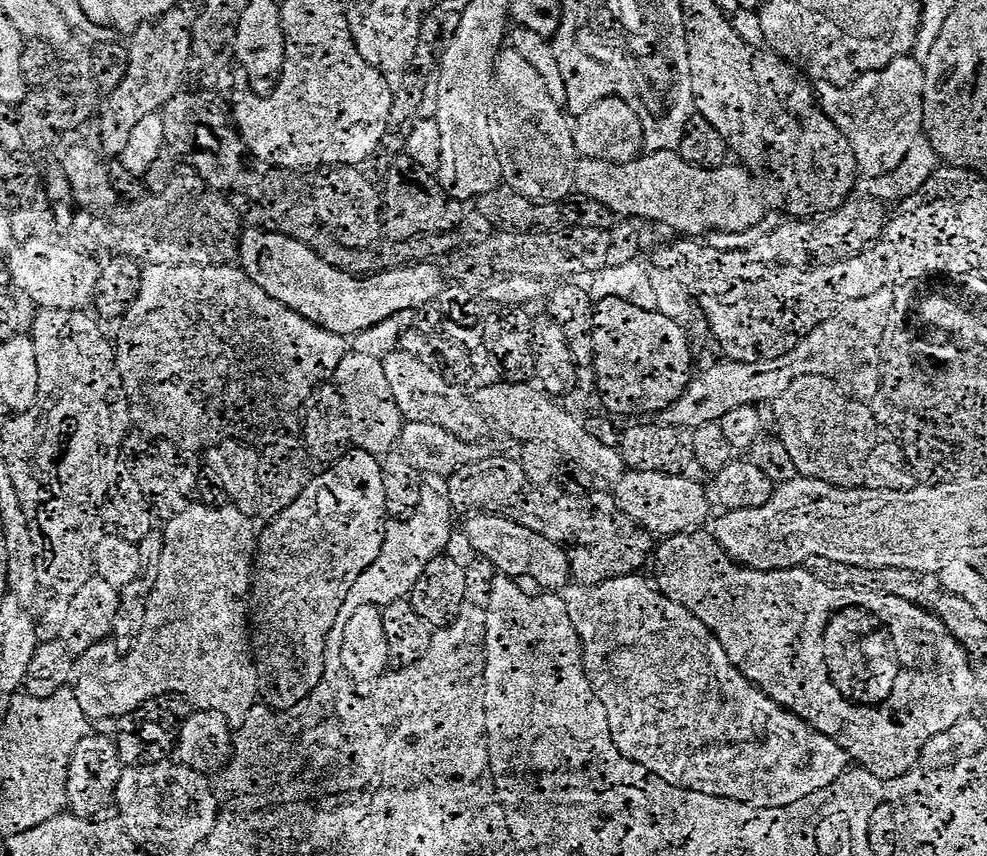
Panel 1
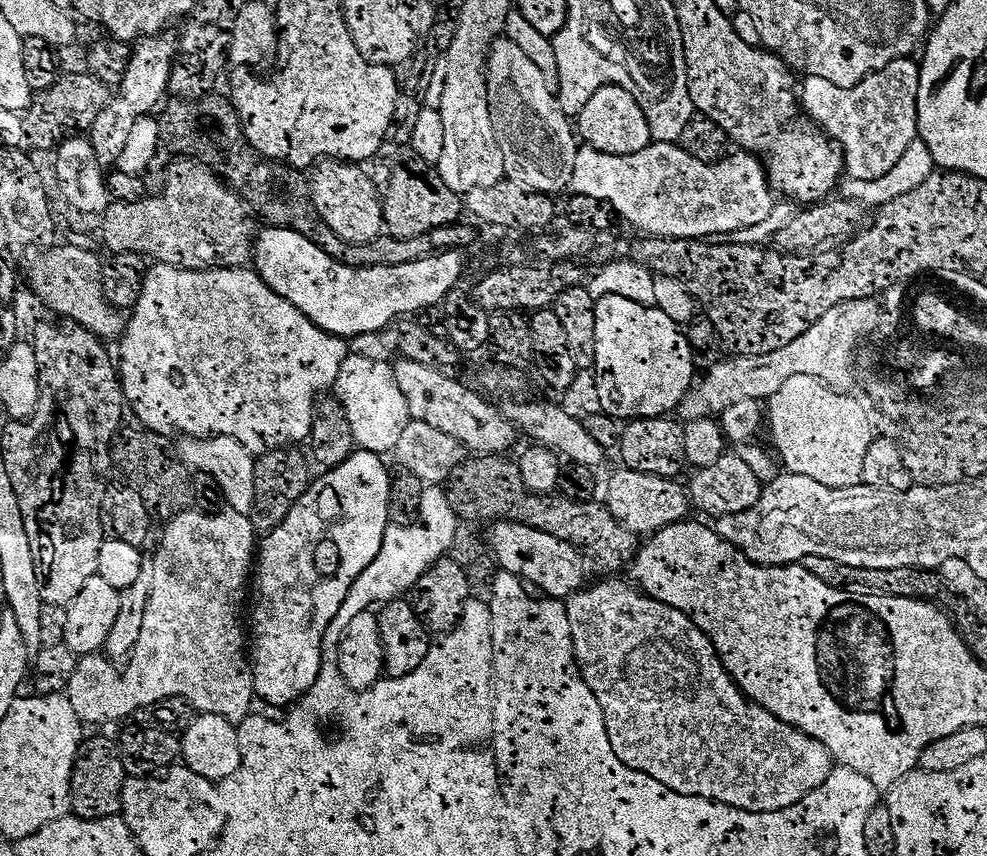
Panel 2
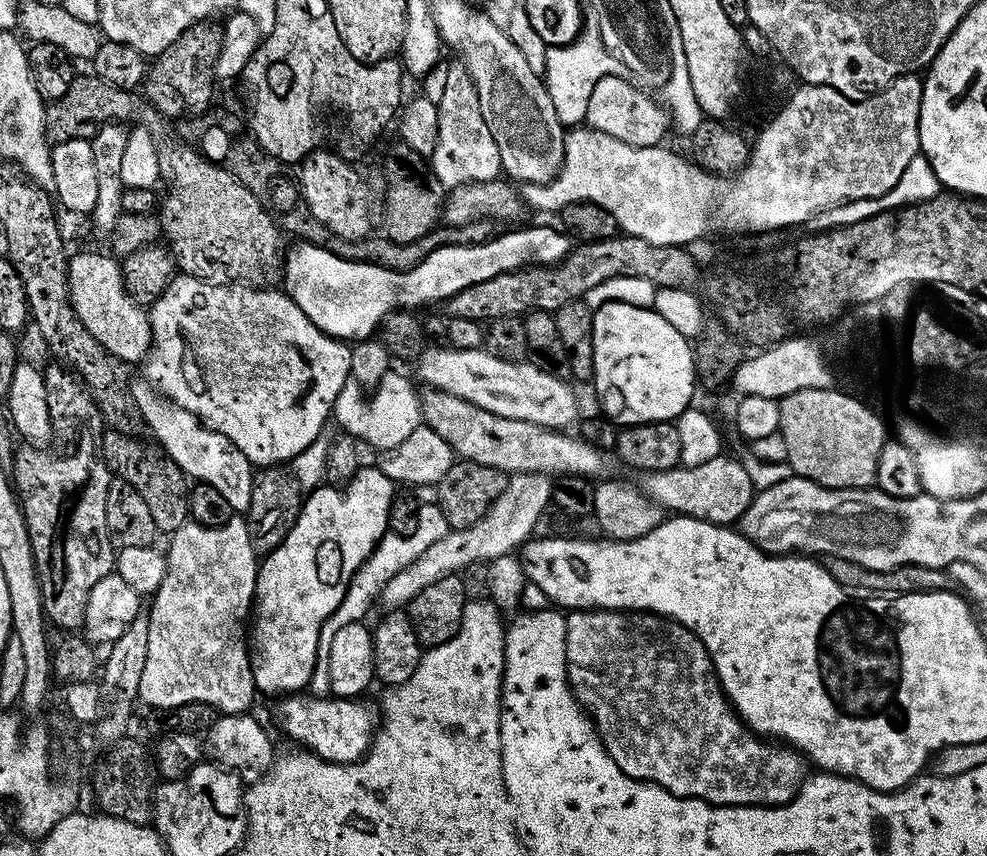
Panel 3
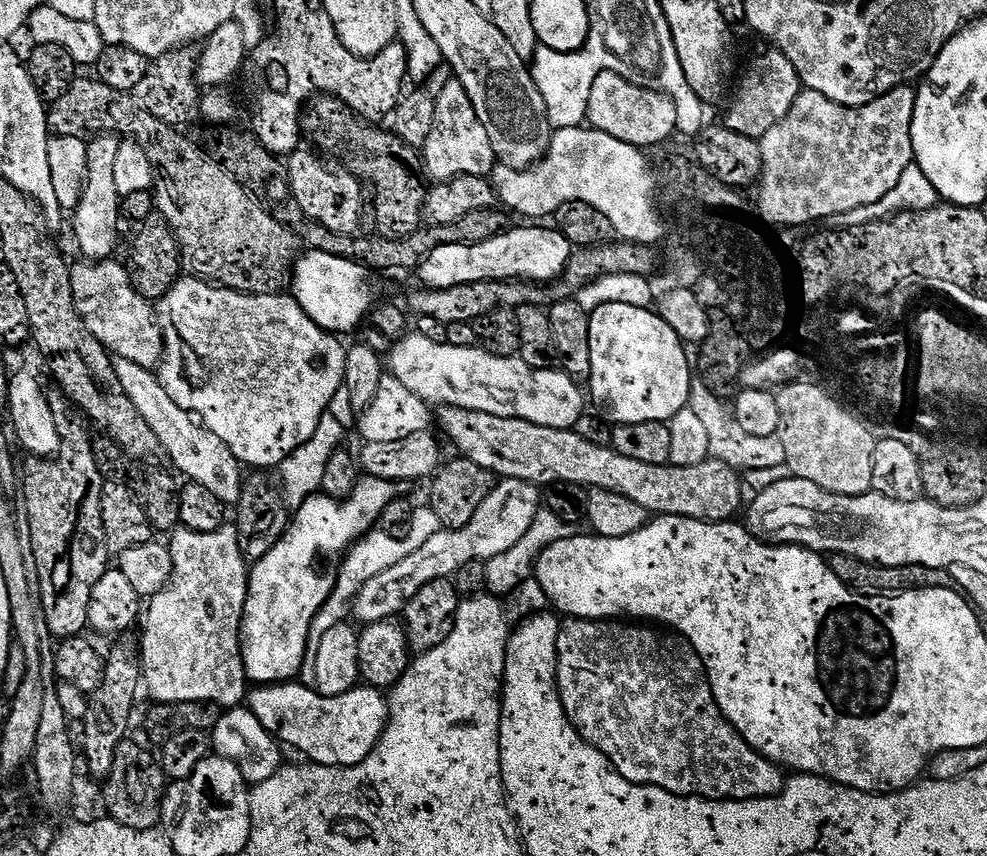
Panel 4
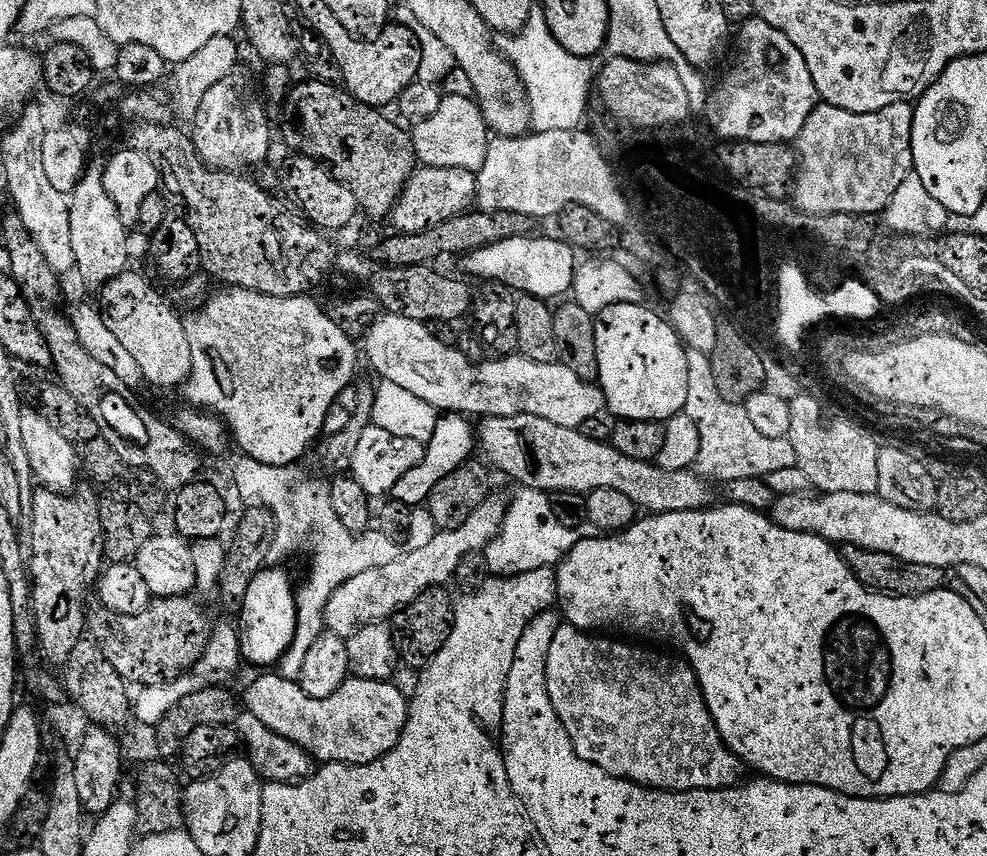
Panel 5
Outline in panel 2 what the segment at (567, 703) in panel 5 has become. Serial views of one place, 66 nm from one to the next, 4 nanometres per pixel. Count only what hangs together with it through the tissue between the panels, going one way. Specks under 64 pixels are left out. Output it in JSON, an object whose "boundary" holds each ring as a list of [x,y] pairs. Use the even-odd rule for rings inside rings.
{"boundary":[[[592,588],[581,590],[574,596],[568,597],[566,607],[570,618],[570,630],[574,642],[574,654],[576,655],[576,667],[580,669],[586,686],[598,698],[598,706],[602,706],[602,714],[606,722],[606,734],[610,738],[610,746],[614,746],[614,754],[626,766],[638,770],[642,774],[650,774],[662,786],[674,790],[683,796],[701,796],[715,804],[728,804],[732,808],[741,808],[751,812],[781,812],[806,798],[818,786],[827,782],[828,777],[834,771],[834,761],[814,738],[807,736],[798,728],[791,728],[786,722],[782,722],[774,714],[767,712],[765,708],[751,703],[747,696],[740,691],[736,681],[732,679],[725,669],[720,655],[712,644],[711,638],[699,628],[686,613],[677,608],[671,608],[644,595],[643,591],[628,588]]]}

